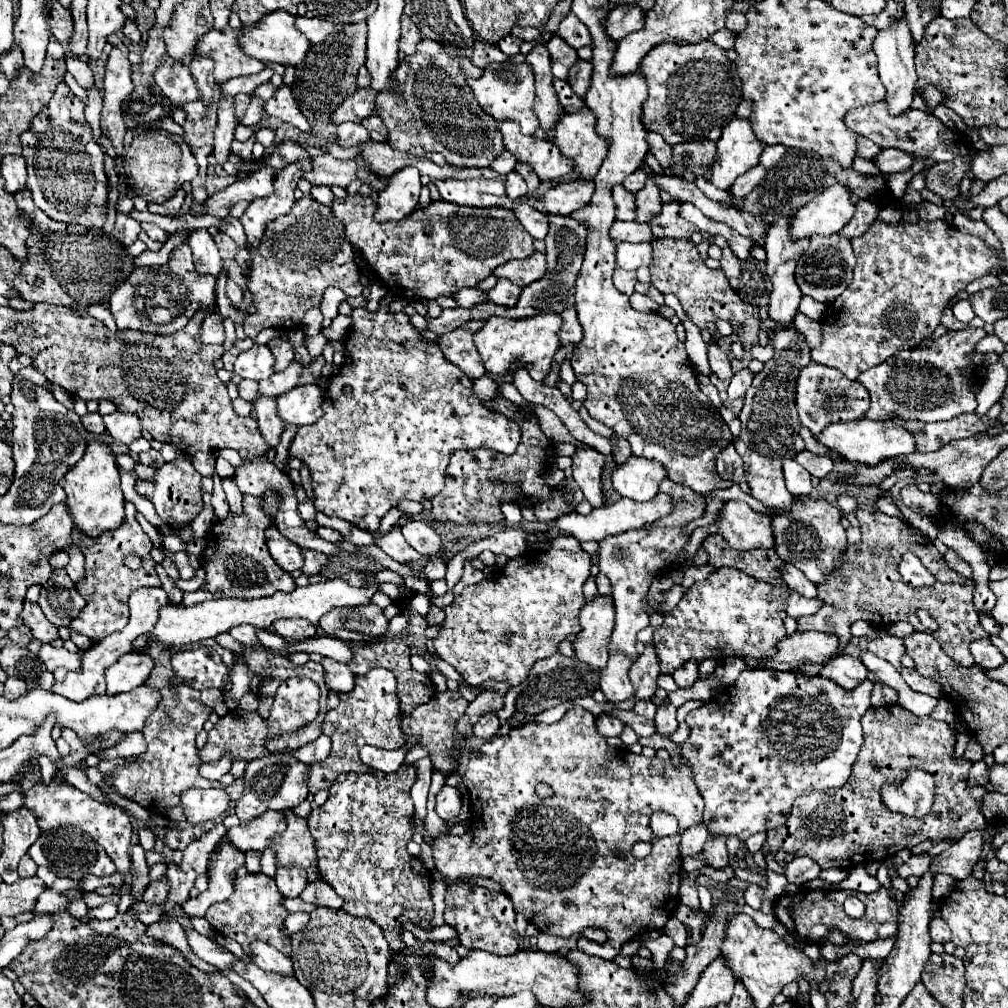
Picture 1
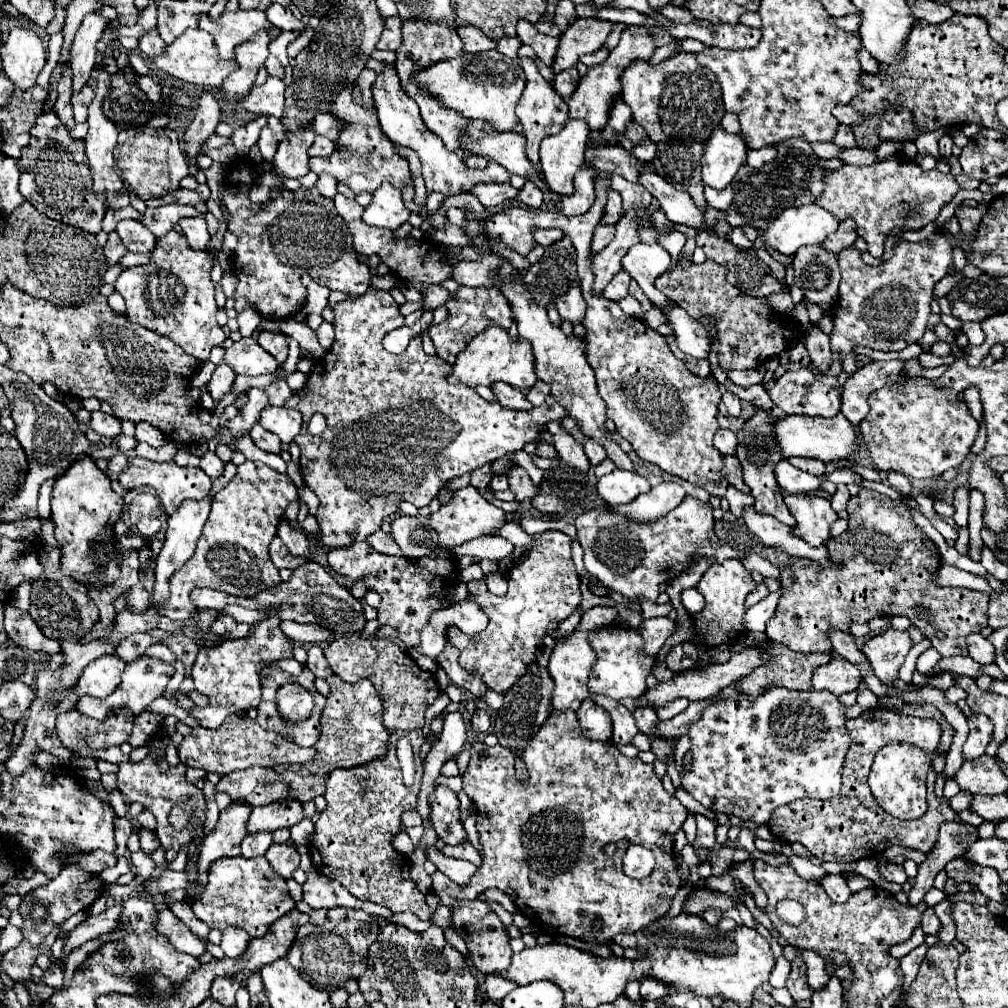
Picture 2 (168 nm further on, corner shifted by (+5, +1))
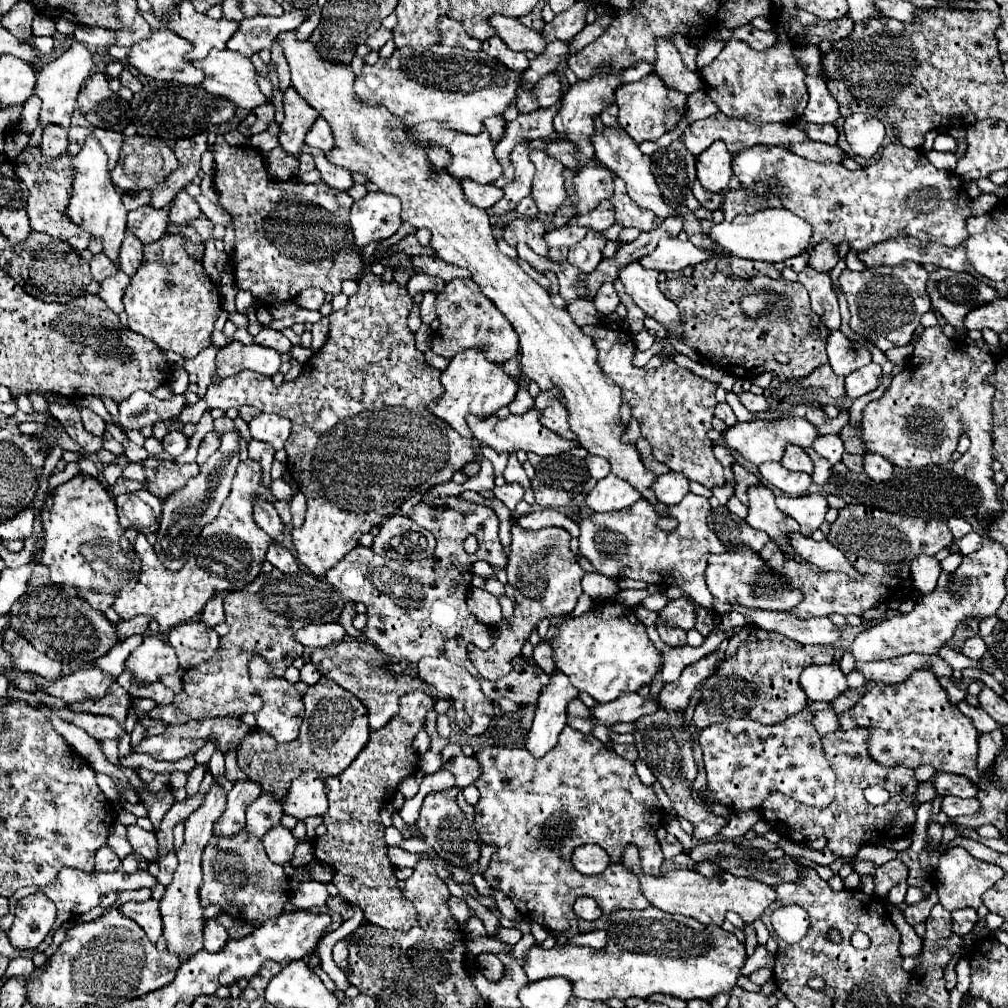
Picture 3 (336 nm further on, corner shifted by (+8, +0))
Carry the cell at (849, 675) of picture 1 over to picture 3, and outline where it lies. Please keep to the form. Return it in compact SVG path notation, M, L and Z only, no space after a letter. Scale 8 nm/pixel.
M839 663L809 665L801 673L799 683L809 701L833 701L847 689L847 675L841 671Z

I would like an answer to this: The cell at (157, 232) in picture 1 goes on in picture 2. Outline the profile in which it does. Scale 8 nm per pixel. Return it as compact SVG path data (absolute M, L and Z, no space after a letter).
M122 220L122 222L118 222L116 232L118 232L120 240L124 242L124 246L130 252L146 254L146 252L154 250L154 244L156 244L154 234L144 224L140 224L138 220Z

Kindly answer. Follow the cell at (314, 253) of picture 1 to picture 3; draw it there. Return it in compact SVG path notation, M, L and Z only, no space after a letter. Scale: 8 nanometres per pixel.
M223 135L213 147L215 155L215 191L219 203L233 217L235 249L231 255L235 267L235 285L251 291L253 297L271 307L291 301L307 287L321 287L337 295L345 279L363 277L361 253L353 243L349 225L351 199L325 183L303 183L299 179L273 181L265 173L263 157L255 147L231 147Z

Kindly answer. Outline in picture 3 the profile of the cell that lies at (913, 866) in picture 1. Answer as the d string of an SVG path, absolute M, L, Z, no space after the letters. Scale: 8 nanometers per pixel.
M893 859L885 865L879 865L877 873L875 873L875 893L879 897L885 897L891 887L903 883L905 879L907 879L907 865L905 863Z

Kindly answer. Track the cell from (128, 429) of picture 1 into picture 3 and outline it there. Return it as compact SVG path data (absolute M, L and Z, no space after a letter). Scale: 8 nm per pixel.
M81 409L81 419L83 419L83 425L89 433L93 433L97 437L105 435L105 421L97 413L93 413L91 409Z

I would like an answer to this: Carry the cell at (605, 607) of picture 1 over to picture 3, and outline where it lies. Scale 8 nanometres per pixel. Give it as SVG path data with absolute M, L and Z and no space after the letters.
M555 669L549 677L549 685L539 693L535 721L525 745L535 757L543 757L555 747L561 729L567 725L567 705L577 695L579 691L569 683L569 677Z

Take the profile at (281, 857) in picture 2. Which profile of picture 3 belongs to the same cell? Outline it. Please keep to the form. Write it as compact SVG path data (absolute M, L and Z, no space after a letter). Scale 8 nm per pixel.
M277 825L275 829L271 829L271 833L267 833L267 837L263 837L263 845L273 863L283 865L283 867L291 865L297 841L289 829Z

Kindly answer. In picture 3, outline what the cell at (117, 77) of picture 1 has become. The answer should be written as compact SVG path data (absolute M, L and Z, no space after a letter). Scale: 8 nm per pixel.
M93 133L87 135L85 145L75 157L75 181L73 181L73 193L71 193L67 213L75 223L83 225L83 229L87 229L93 239L101 237L103 251L109 255L109 259L117 261L117 253L127 229L127 211L123 207L121 193L111 181L111 175L107 169L107 153L99 145L99 141L93 137Z

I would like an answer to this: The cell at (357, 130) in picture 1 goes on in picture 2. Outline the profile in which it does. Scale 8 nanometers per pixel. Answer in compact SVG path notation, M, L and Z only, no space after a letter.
M316 136L314 144L308 150L308 156L328 156L334 152L334 148L336 148L336 142L332 142L324 136Z

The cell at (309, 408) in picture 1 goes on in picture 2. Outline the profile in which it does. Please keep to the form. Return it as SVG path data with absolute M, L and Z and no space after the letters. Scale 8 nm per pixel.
M266 406L262 410L262 428L274 432L282 442L290 444L302 426L302 416L296 410L288 410L284 406Z

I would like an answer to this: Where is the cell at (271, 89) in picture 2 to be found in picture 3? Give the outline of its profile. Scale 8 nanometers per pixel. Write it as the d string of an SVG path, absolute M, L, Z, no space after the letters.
M211 49L207 59L193 61L193 65L203 69L203 73L205 73L203 87L209 93L215 93L215 95L219 95L223 99L229 99L241 109L255 109L255 107L267 103L267 97L261 93L261 89L257 85L257 71L255 71L253 63L251 63L251 59L247 59L247 57L239 55L239 53L233 53L229 49L225 49L225 51Z

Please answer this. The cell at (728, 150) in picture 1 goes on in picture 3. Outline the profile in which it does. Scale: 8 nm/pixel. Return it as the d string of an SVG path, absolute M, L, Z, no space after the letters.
M715 141L711 147L707 147L697 157L697 179L699 183L709 191L723 191L729 185L729 179L733 175L731 171L731 159L727 145L723 141Z

